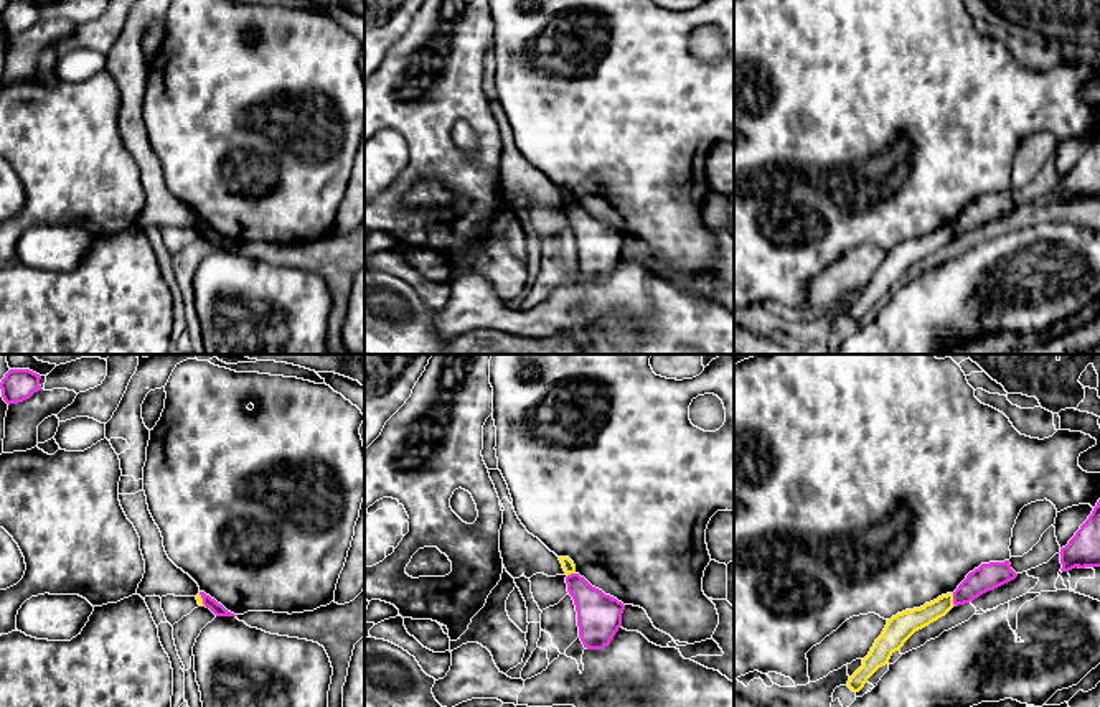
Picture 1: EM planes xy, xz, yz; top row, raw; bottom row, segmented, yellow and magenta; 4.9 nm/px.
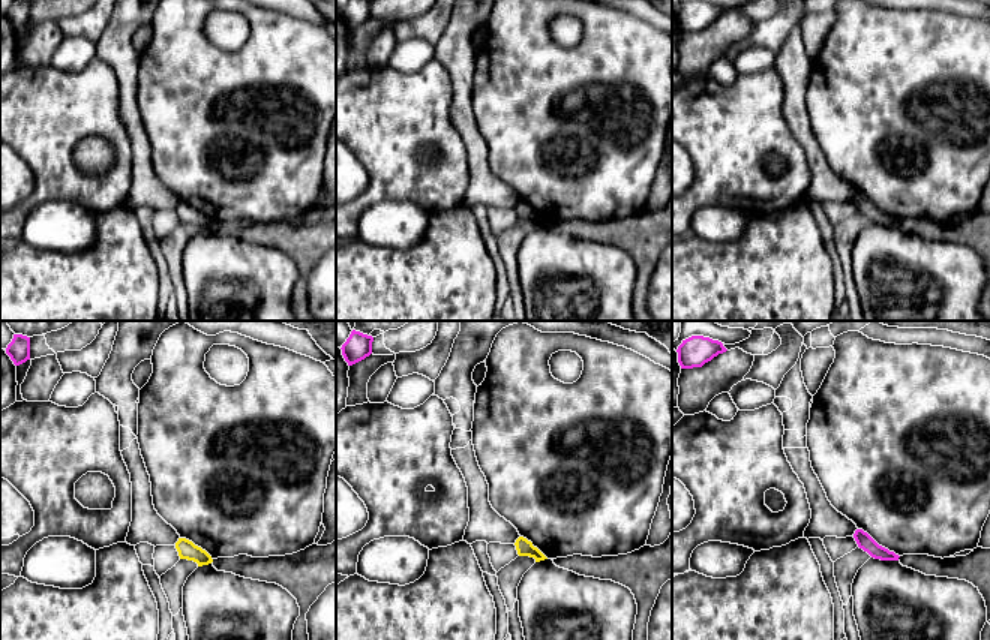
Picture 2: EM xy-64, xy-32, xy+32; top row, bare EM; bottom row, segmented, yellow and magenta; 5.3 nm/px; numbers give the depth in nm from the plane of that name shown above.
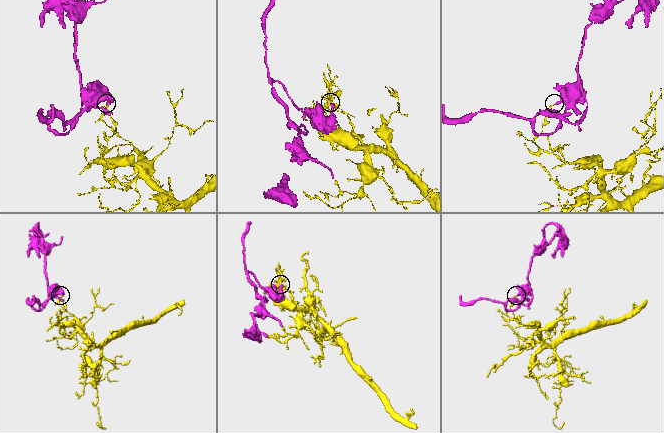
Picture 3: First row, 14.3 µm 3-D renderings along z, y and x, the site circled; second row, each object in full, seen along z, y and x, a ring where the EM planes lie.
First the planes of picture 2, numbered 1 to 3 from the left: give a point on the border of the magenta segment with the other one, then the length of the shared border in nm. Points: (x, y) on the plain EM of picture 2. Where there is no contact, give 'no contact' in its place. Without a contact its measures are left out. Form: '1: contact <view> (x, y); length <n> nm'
1: no contact
2: no contact
3: no contact

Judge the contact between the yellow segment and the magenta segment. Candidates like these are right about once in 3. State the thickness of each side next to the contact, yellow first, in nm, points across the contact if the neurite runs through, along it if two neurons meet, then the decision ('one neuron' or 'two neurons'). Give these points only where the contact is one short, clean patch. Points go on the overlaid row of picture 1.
120 nm thick on the yellow side, 130 nm on the other; border along yz (952, 594), (955, 605); two neurons

